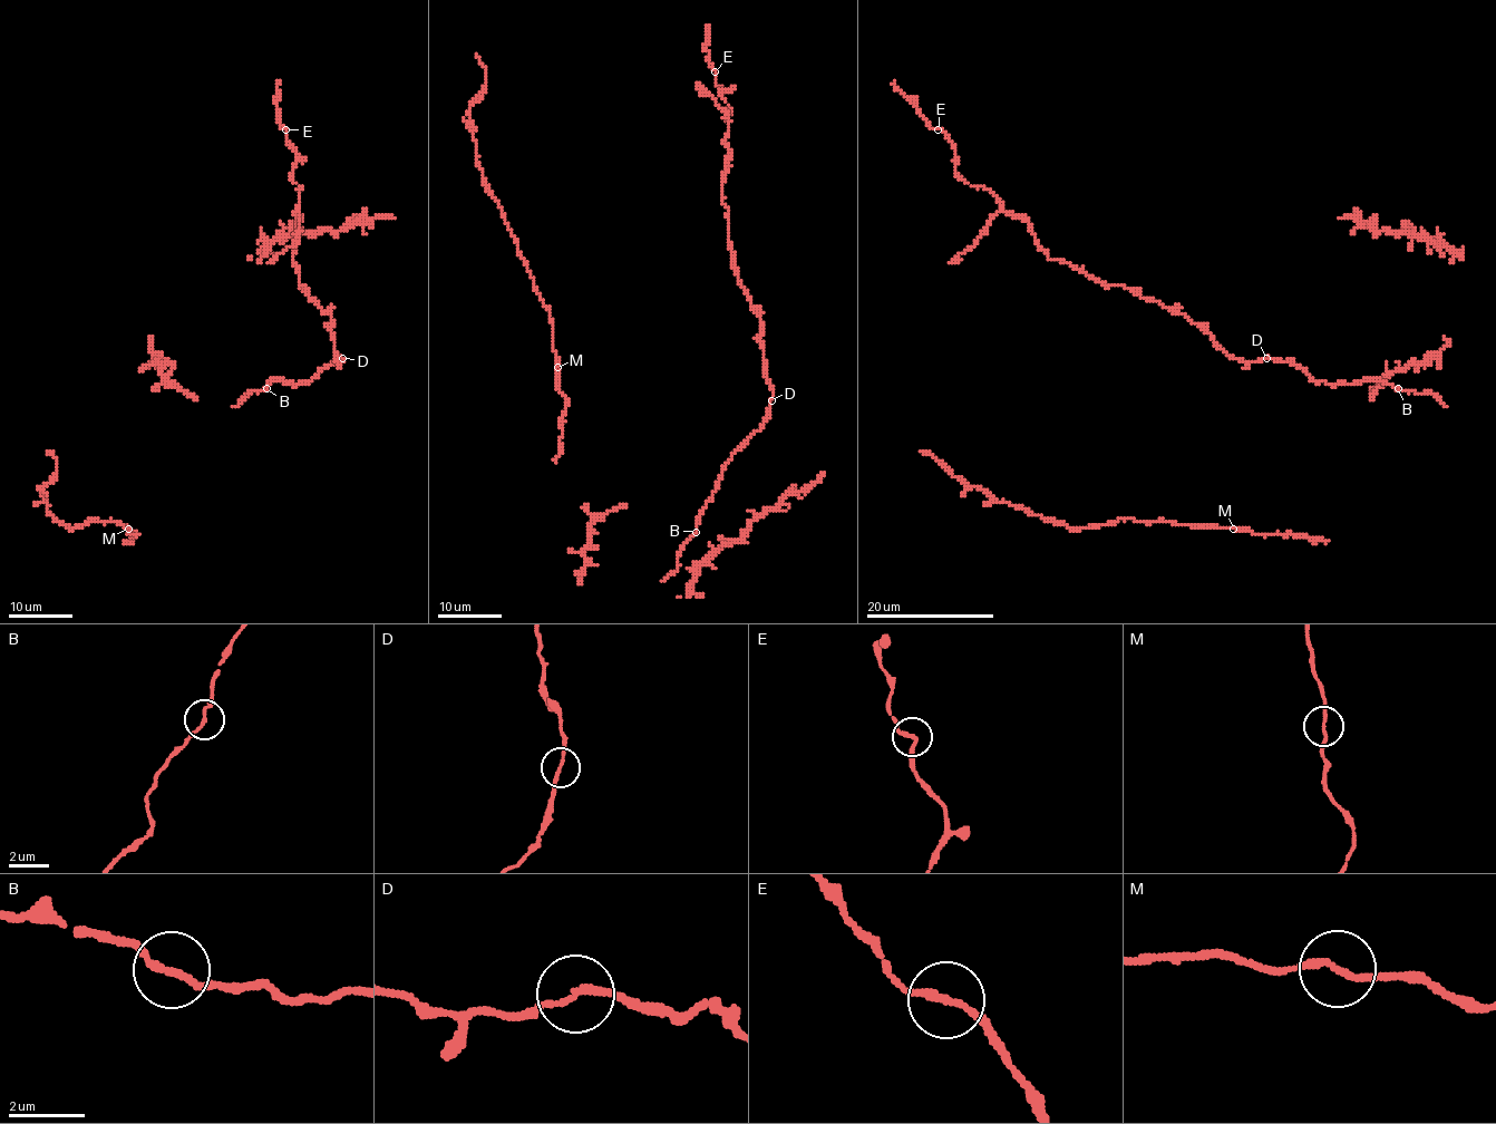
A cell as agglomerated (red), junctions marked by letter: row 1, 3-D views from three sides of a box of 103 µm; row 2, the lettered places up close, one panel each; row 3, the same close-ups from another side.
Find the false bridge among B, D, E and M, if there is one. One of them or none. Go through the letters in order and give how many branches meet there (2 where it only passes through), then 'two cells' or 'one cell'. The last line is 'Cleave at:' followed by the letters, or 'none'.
B: branches 2; one cell
D: branches 2; one cell
E: branches 2; one cell
M: branches 2; one cell
Cleave at: none

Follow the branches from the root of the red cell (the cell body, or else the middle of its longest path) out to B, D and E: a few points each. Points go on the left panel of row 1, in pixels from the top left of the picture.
B: (251, 393), (266, 388)
D: (251, 393), (264, 389), (273, 380), (295, 385), (310, 381), (319, 370), (341, 358)
E: (251, 393), (273, 380), (310, 381), (343, 361), (332, 318), (293, 263), (300, 186), (285, 129)

